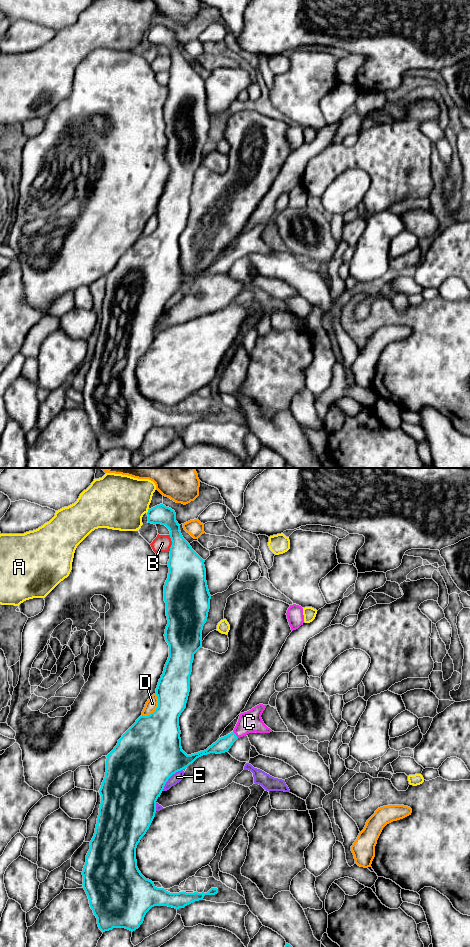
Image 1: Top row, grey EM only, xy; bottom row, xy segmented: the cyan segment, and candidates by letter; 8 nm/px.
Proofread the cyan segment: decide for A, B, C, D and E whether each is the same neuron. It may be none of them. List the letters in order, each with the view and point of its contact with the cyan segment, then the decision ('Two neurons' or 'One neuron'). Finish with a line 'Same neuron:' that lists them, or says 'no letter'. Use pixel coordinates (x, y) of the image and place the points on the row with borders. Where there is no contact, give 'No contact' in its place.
A: Touches cyan at xy (148, 511). Two neurons
B: Touches cyan at xy (172, 543). Two neurons
C: Touches cyan at xy (235, 735). One neuron
D: Touches cyan at xy (157, 707). Two neurons
E: Touches cyan at xy (169, 777). Two neurons
Same neuron: C

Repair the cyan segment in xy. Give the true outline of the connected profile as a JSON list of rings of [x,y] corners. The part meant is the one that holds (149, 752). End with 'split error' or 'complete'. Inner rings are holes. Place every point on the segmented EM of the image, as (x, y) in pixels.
[[[160,504],[149,509],[147,515],[148,523],[165,525],[169,529],[172,541],[169,573],[164,585],[168,620],[164,636],[169,645],[169,657],[156,688],[158,707],[150,715],[140,716],[106,756],[105,777],[99,790],[99,815],[82,871],[82,885],[102,932],[113,928],[125,928],[133,932],[140,927],[146,913],[154,906],[184,908],[203,900],[205,895],[218,893],[217,888],[211,888],[207,893],[170,893],[164,888],[157,888],[137,867],[137,845],[149,829],[155,817],[156,801],[173,774],[187,768],[203,755],[229,751],[238,738],[249,733],[272,732],[261,718],[267,705],[259,704],[241,713],[234,730],[206,750],[191,755],[182,750],[179,717],[186,708],[190,692],[194,654],[202,648],[202,630],[207,621],[211,595],[206,581],[205,560],[183,538],[175,511]]]; split error

